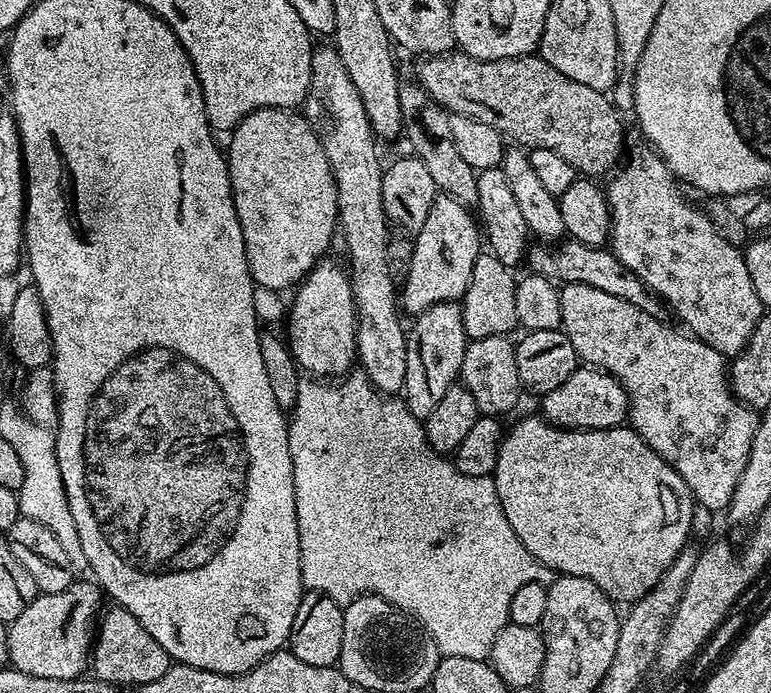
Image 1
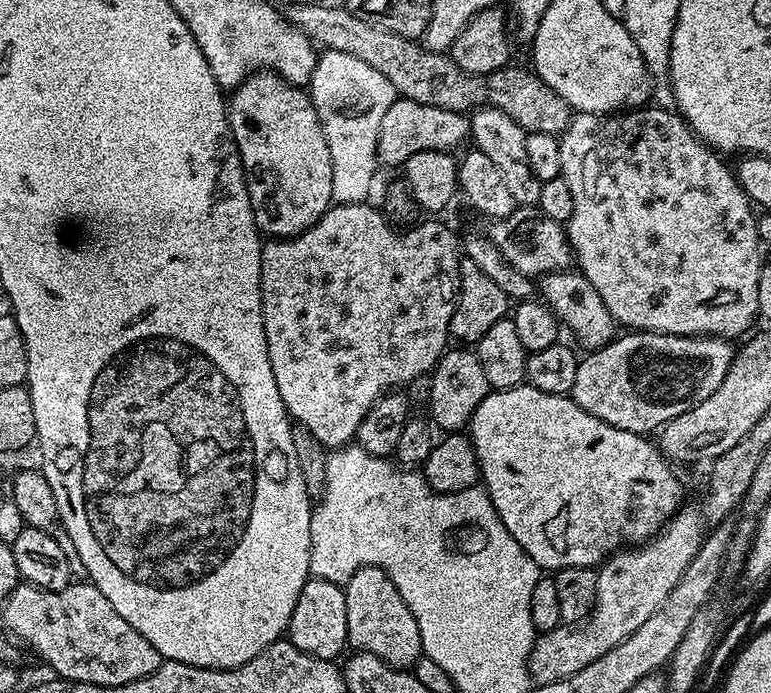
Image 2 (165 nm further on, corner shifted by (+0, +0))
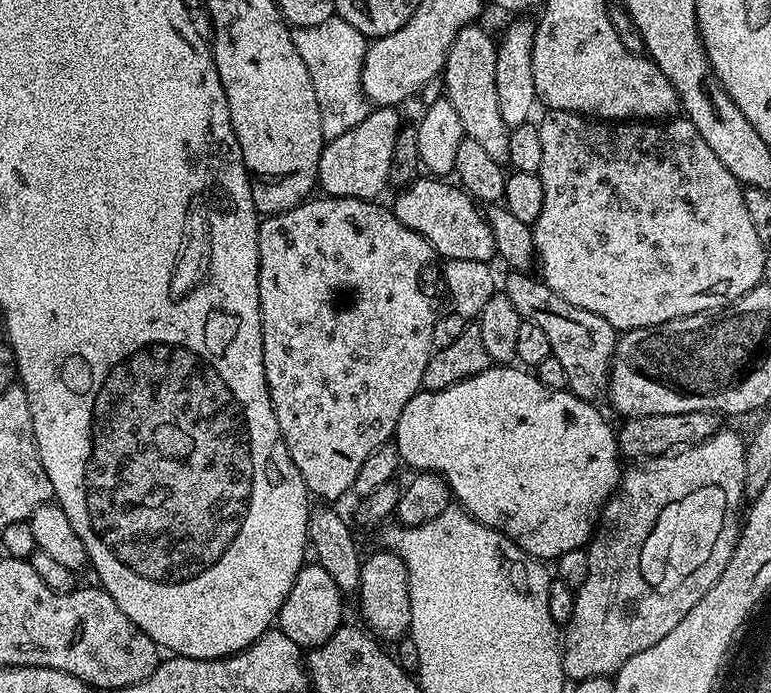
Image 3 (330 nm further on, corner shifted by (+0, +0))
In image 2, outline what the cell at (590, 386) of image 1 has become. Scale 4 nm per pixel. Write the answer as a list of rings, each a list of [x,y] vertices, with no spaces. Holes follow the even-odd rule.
[[[629,331],[628,336],[617,335],[601,348],[589,351],[578,366],[578,375],[574,377],[571,390],[572,401],[586,414],[594,414],[594,418],[602,418],[610,426],[618,430],[630,430],[641,434],[652,434],[664,427],[678,414],[698,406],[718,386],[722,386],[722,378],[732,365],[734,344],[723,336],[675,336],[661,332]]]

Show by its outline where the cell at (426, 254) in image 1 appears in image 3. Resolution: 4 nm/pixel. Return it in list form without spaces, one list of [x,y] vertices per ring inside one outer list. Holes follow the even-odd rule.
[[[324,196],[309,199],[296,208],[285,212],[268,214],[260,221],[258,250],[260,251],[260,321],[262,322],[262,354],[270,402],[274,406],[274,418],[278,418],[278,430],[286,442],[286,450],[298,466],[309,493],[320,502],[336,502],[339,496],[352,492],[354,478],[362,470],[362,462],[378,450],[378,446],[389,443],[395,437],[398,417],[406,402],[414,398],[422,388],[422,374],[426,374],[428,360],[434,351],[432,339],[436,336],[436,319],[440,307],[446,304],[446,289],[441,257],[420,234],[402,226],[396,215],[380,202]]]

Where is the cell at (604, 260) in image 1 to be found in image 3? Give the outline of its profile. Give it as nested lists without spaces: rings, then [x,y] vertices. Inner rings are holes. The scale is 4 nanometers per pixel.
[[[417,178],[395,193],[396,201],[390,204],[390,211],[402,226],[426,238],[436,255],[444,260],[470,258],[470,262],[491,261],[496,256],[496,247],[485,213],[463,188],[451,188],[448,182],[444,178]]]

